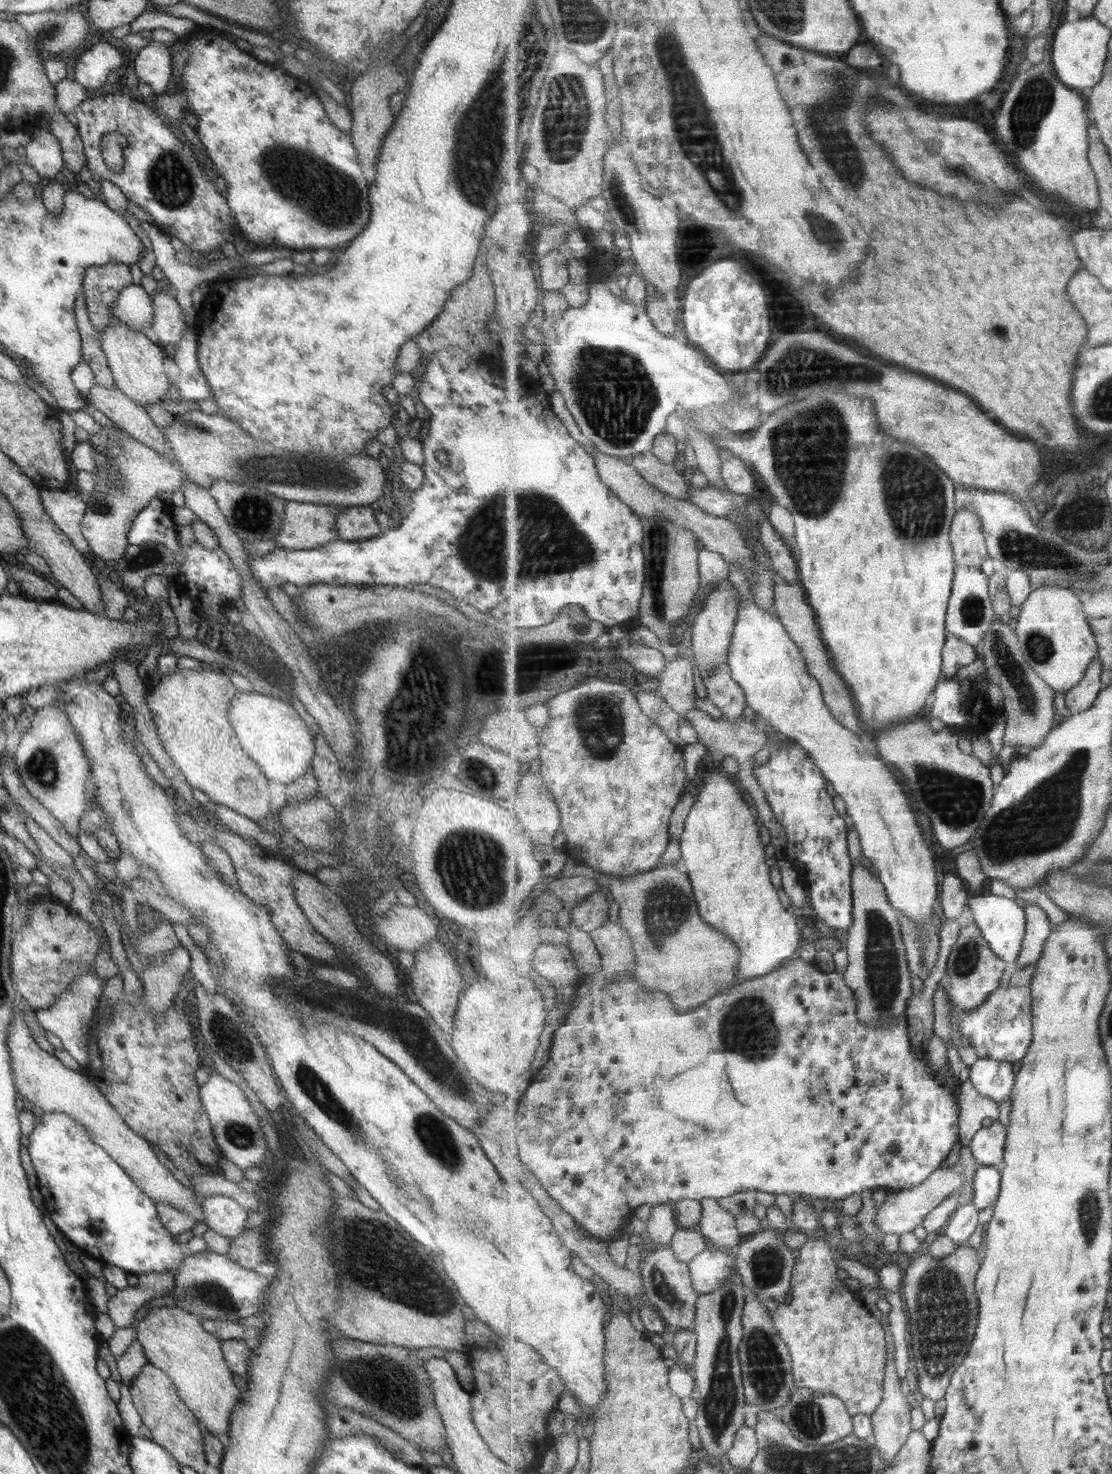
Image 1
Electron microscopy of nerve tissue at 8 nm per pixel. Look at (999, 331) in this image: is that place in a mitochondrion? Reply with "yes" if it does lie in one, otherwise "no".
no

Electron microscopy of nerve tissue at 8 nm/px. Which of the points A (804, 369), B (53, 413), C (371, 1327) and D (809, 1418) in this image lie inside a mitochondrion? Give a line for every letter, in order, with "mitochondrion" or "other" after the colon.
A: mitochondrion
B: other
C: other
D: mitochondrion

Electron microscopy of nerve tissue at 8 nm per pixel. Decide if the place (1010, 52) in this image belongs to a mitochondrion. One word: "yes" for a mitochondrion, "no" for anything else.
no

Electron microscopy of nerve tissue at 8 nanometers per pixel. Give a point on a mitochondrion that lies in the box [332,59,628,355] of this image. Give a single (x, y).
(478, 135)

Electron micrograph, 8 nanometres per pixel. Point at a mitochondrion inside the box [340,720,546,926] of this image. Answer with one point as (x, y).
(473, 866)

